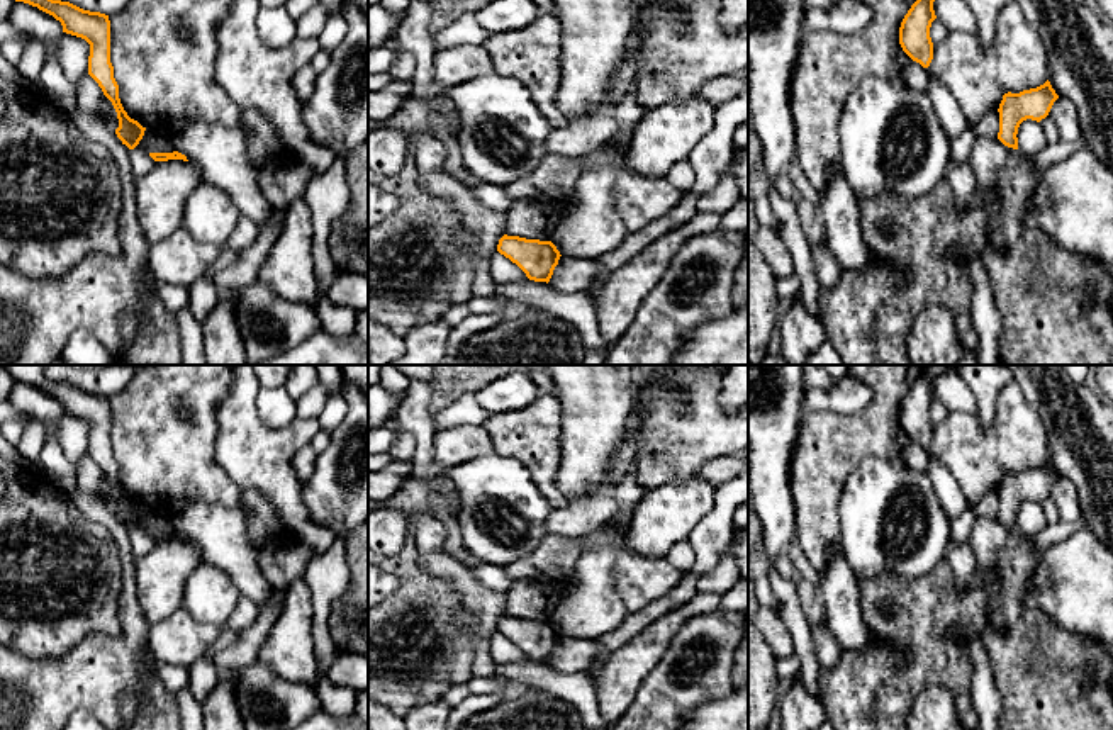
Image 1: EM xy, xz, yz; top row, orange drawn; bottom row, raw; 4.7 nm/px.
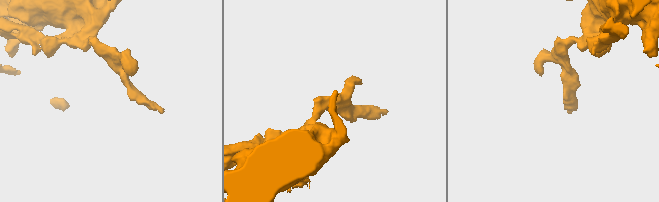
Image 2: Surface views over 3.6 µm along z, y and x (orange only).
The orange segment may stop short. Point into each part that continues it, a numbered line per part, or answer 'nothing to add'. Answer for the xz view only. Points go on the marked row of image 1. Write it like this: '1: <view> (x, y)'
1: xz (487, 226)

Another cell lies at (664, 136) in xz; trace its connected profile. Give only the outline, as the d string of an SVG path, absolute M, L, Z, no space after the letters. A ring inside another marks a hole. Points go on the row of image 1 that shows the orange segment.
M701 97L646 110L633 127L628 166L636 175L665 177L713 129L714 114L716 105Z

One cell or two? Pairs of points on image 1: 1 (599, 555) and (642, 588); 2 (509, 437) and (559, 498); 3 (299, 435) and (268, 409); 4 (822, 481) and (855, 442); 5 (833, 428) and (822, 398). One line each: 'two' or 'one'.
1: two
2: one
3: two
4: one
5: two

